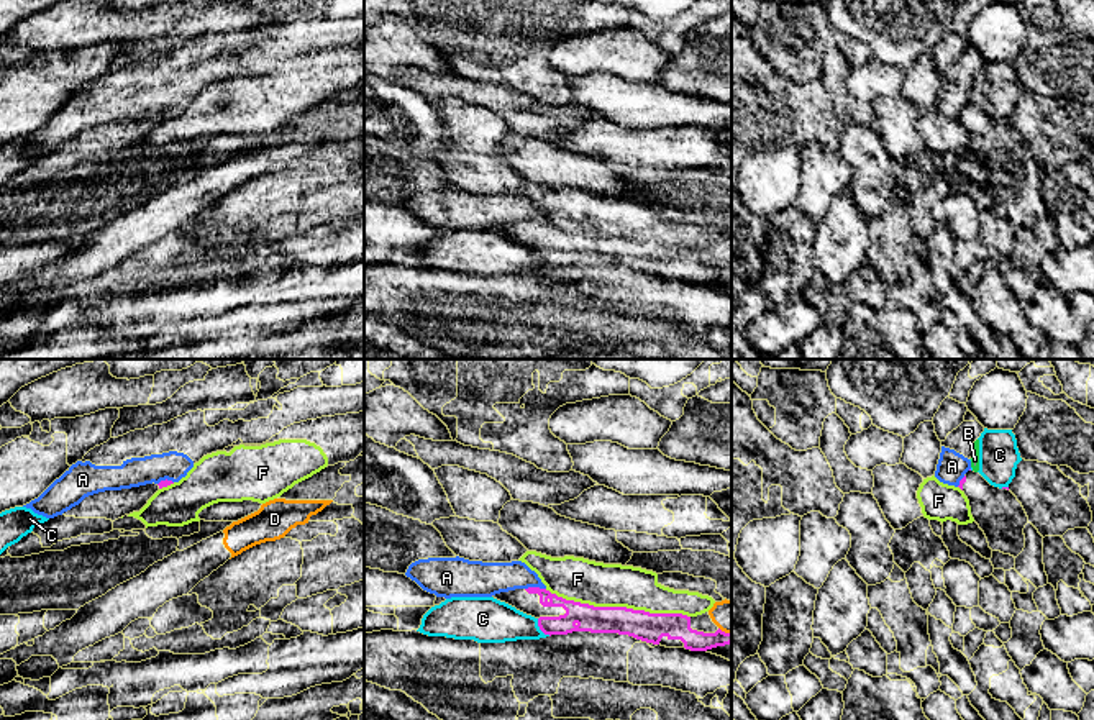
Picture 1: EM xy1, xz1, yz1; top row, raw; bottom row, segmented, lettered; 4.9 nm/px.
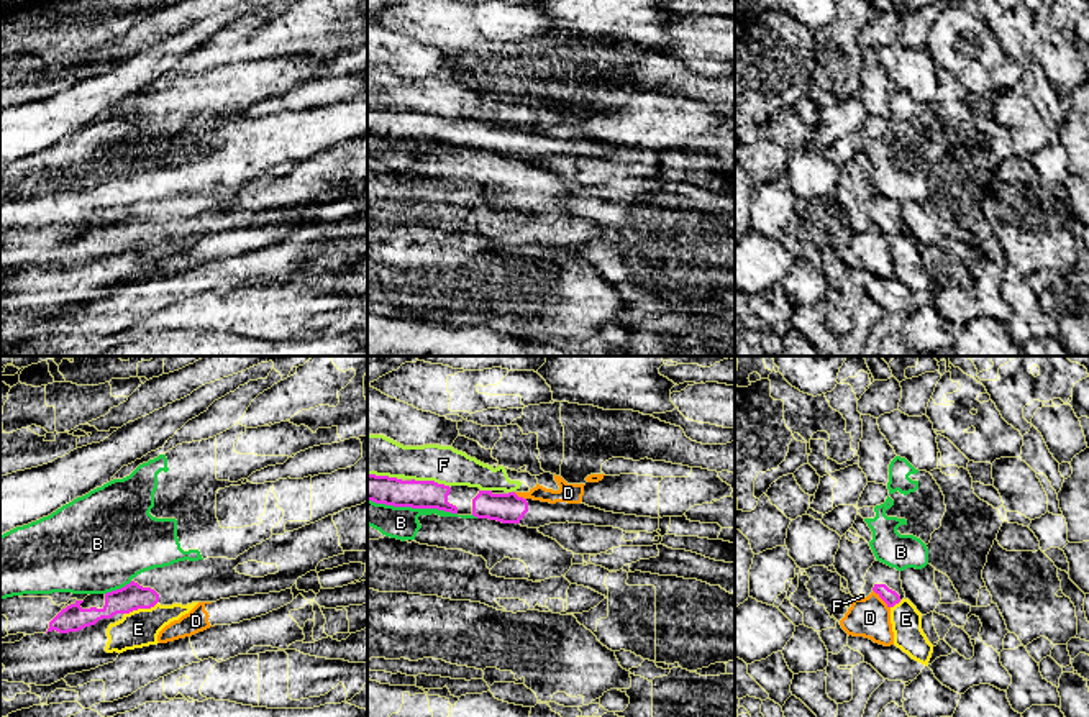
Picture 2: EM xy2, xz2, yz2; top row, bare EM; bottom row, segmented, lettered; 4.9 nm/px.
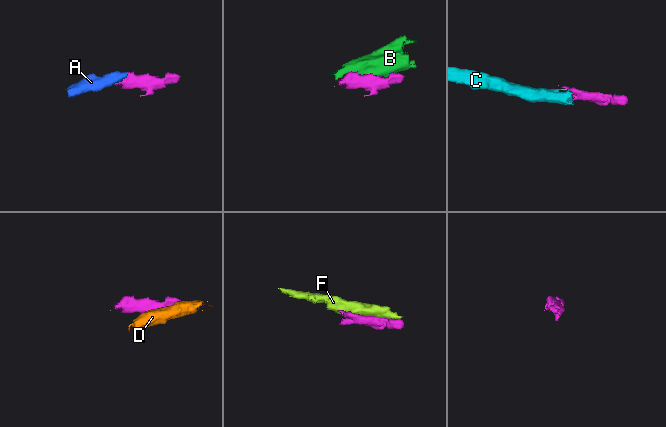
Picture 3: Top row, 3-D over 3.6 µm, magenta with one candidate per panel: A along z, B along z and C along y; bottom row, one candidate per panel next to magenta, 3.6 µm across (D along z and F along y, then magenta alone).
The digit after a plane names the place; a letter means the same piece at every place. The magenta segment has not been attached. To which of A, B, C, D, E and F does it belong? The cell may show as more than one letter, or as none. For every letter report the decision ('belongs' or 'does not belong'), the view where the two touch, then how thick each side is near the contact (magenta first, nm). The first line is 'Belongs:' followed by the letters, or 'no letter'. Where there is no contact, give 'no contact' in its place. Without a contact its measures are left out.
Belongs: no letter
A: does not belong | xz1 | 110/170 nm
B: does not belong | xz2 | 140/160 nm
C: does not belong | xz1 | 130/220 nm
D: does not belong | yz2 | 80/200 nm
E: does not belong | xy2 | 130/180 nm
F: does not belong | xz1 | 140/220 nm

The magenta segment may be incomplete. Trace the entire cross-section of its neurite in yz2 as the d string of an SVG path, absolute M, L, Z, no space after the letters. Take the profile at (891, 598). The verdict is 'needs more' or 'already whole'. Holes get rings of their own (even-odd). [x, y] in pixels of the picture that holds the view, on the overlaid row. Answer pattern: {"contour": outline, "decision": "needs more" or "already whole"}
{"contour": "M877 559L868 569L864 581L866 584L861 589L861 594L864 597L868 597L874 591L887 604L887 607L894 607L902 599L905 599L900 571Z", "decision": "needs more"}

